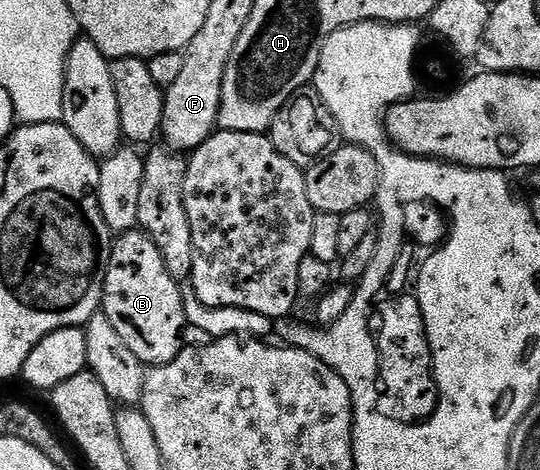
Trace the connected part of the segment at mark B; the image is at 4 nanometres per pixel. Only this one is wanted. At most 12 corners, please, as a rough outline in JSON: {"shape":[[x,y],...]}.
{"shape":[[138,228],[114,239],[101,312],[148,367],[184,349],[179,282]]}

